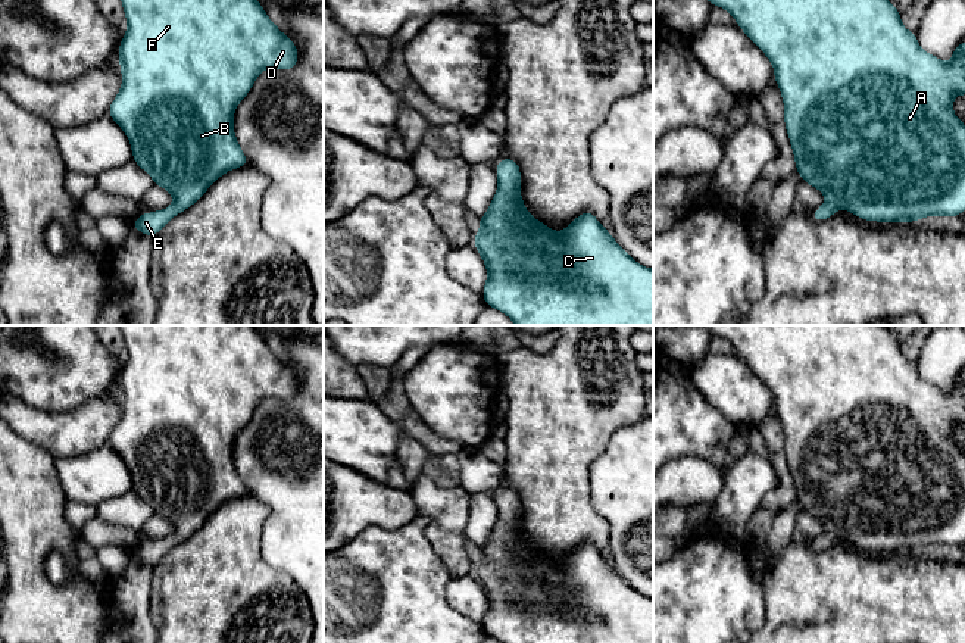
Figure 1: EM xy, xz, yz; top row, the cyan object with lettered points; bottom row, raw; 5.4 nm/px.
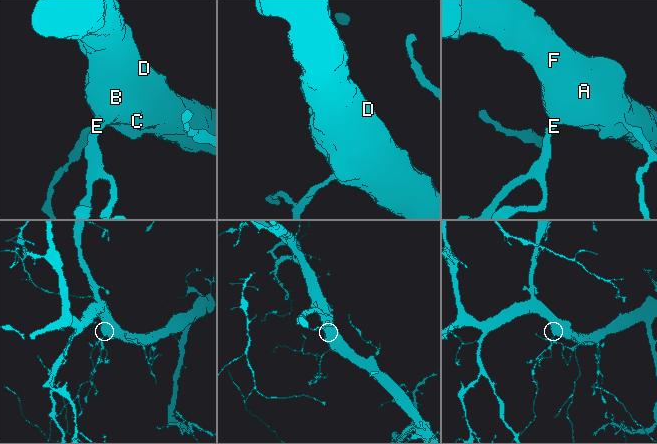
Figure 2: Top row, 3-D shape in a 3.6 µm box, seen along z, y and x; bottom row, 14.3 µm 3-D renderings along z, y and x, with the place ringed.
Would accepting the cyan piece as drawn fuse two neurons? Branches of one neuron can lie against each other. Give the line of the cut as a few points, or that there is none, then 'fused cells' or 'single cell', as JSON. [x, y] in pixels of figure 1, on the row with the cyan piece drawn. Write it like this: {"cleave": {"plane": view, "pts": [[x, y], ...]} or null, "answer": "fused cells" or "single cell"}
{"cleave": null, "answer": "single cell"}

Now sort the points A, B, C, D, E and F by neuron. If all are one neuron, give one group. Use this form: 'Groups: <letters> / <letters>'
Groups: A B C D E F

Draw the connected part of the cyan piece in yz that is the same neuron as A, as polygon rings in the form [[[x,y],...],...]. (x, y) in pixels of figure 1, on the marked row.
[[[708,0],[712,6],[719,6],[730,12],[733,18],[737,21],[738,28],[756,44],[759,50],[765,53],[765,56],[771,60],[774,66],[775,82],[781,91],[783,103],[784,103],[784,125],[788,134],[788,140],[791,144],[791,150],[794,153],[796,172],[803,178],[806,184],[818,188],[825,194],[827,202],[813,210],[812,221],[821,222],[836,215],[836,209],[841,207],[855,216],[863,221],[875,221],[875,222],[915,222],[925,216],[961,216],[965,212],[965,124],[953,115],[953,97],[956,94],[965,94],[965,40],[955,47],[952,62],[944,63],[939,57],[924,51],[918,44],[918,37],[912,31],[906,31],[902,21],[900,12],[897,7],[889,0]]]

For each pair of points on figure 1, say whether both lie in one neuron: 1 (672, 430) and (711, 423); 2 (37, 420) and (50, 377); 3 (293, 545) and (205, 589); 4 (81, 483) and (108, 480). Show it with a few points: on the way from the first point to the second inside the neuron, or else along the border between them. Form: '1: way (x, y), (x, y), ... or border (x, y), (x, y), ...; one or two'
1: way (681, 424), (702, 424); one
2: border (15, 396), (31, 406), (46, 411), (74, 409); two
3: border (265, 523), (261, 531), (261, 555), (293, 578); two
4: way (87, 480), (102, 480); one

